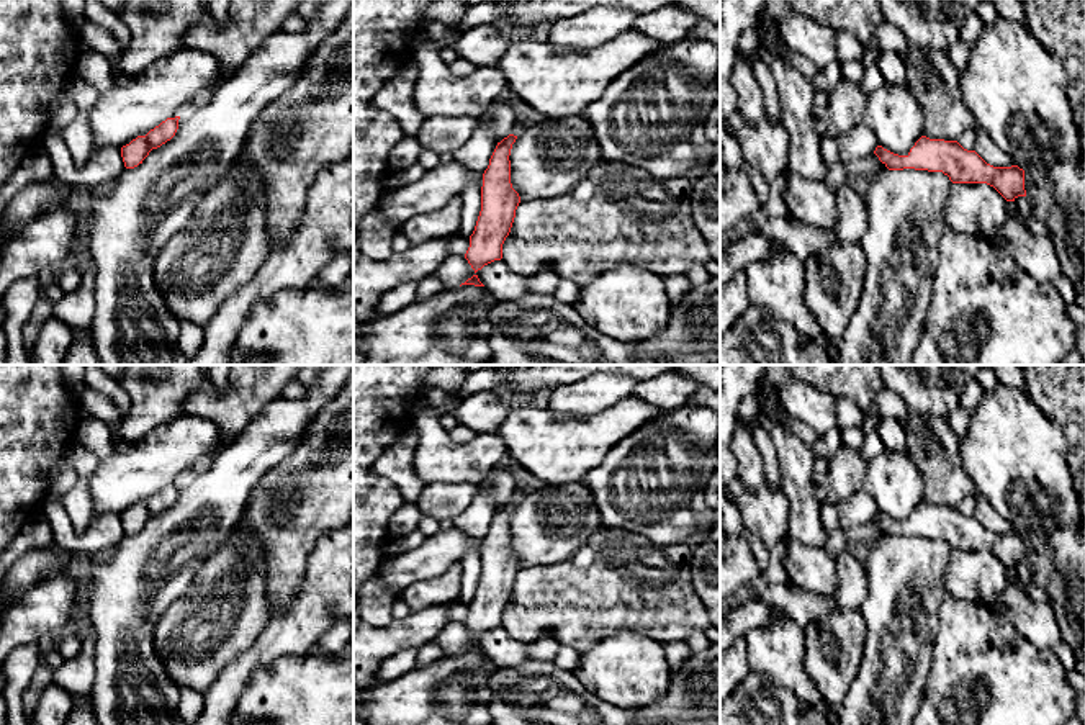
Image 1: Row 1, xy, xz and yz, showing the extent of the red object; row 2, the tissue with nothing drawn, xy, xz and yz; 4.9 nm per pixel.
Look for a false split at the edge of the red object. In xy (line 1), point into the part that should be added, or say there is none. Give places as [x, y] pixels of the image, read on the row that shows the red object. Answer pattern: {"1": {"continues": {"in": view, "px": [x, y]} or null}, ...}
{"1": {"continues": null}}

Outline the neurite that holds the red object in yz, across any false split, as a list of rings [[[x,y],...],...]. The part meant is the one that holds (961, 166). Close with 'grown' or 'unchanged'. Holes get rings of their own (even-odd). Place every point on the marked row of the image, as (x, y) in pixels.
[[[921,136],[907,155],[894,154],[877,146],[874,154],[889,170],[943,172],[952,183],[987,183],[1006,201],[1026,196],[1024,170],[1018,165],[993,167],[975,151],[964,149],[957,141]]]; unchanged

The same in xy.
[[[180,116],[167,118],[159,126],[151,129],[146,136],[137,136],[129,144],[123,146],[121,157],[124,167],[126,169],[137,167],[139,164],[142,164],[142,160],[149,155],[152,149],[157,149],[167,141],[170,141],[178,129],[178,119]]]; unchanged

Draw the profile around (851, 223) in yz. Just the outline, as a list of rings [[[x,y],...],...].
[[[843,183],[836,191],[838,223],[833,231],[838,241],[859,244],[866,232],[866,206],[859,193]]]

